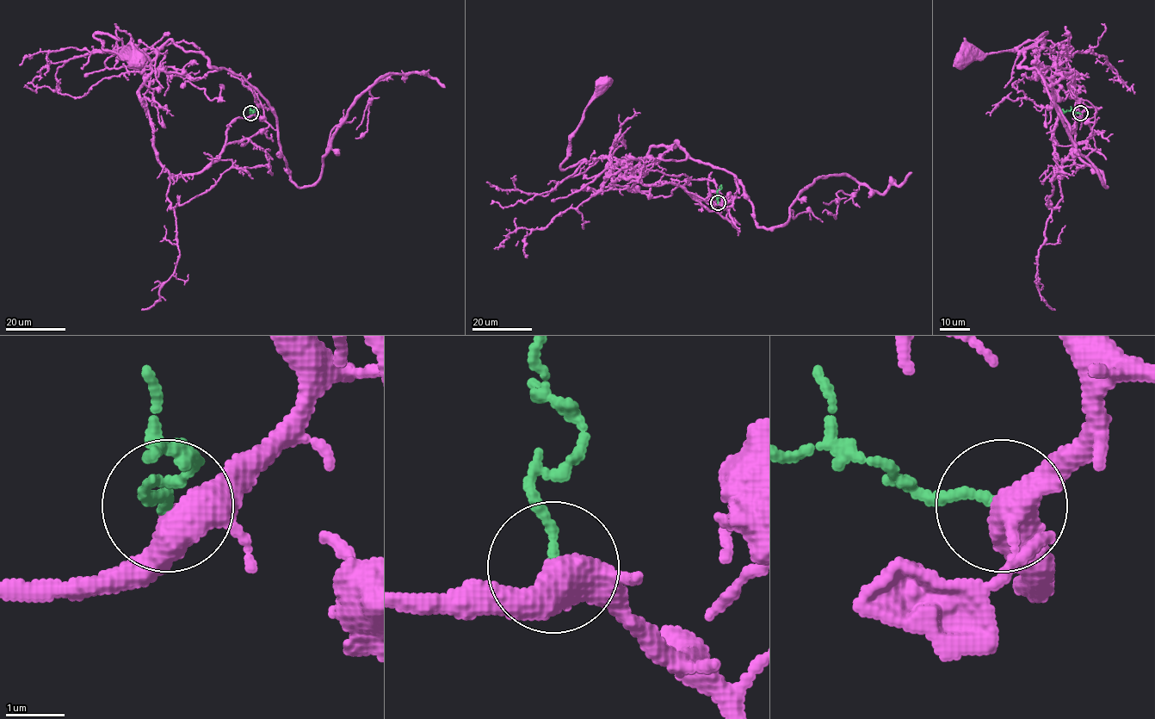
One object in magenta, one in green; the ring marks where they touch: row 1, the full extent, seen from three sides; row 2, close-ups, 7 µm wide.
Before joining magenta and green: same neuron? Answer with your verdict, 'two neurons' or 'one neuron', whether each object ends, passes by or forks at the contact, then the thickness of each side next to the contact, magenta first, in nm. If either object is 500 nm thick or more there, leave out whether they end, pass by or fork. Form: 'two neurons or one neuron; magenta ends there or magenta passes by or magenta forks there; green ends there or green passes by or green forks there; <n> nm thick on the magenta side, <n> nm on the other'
one neuron; magenta forks there; green ends there; 440 nm thick on the magenta side, 180 nm on the other

